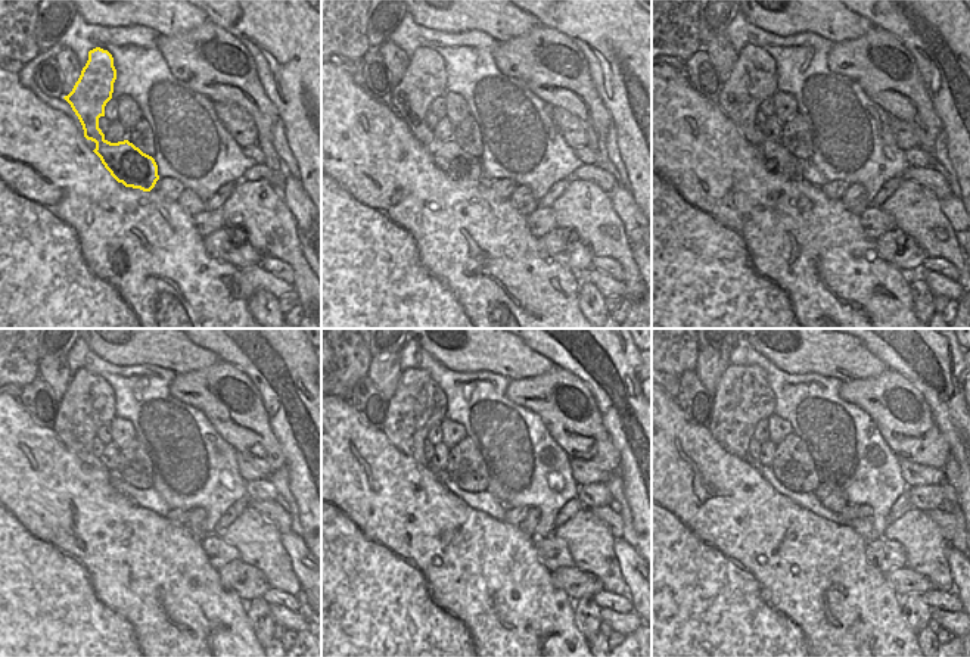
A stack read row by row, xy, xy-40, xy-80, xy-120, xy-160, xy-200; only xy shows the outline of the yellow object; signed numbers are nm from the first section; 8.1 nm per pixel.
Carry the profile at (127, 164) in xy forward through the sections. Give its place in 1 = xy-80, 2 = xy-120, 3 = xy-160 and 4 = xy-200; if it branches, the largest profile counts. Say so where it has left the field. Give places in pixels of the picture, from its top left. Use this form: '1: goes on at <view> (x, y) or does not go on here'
1: goes on at xy-80 (752, 78)
2: goes on at xy-120 (89, 402)
3: goes on at xy-160 (417, 404)
4: goes on at xy-200 (743, 396)

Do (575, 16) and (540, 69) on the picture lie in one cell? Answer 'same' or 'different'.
different

